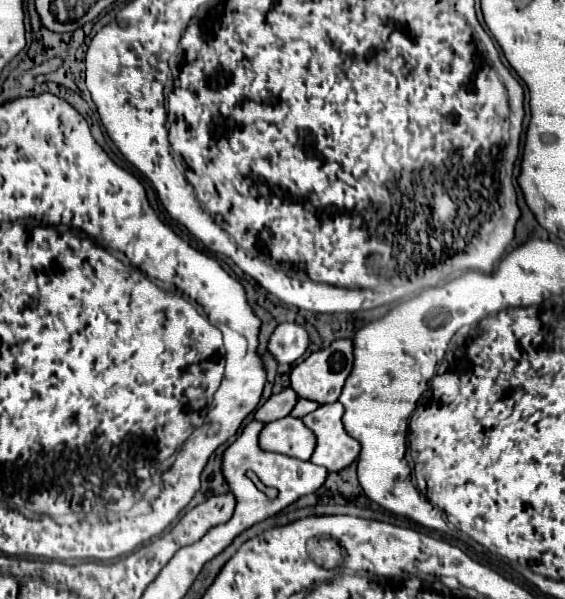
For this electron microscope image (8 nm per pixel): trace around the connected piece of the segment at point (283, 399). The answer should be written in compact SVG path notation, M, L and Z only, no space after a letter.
M285 389L277 395L271 395L265 405L261 405L257 411L255 411L255 419L261 421L261 423L271 423L271 421L277 421L281 417L287 417L291 413L291 409L295 407L297 403L297 395L293 389Z

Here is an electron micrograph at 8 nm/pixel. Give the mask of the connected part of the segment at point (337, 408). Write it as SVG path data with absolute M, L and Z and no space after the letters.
M337 401L331 405L319 405L313 413L303 417L303 423L317 437L317 445L309 461L325 467L327 471L345 469L361 451L361 445L343 429L341 415L343 405Z

